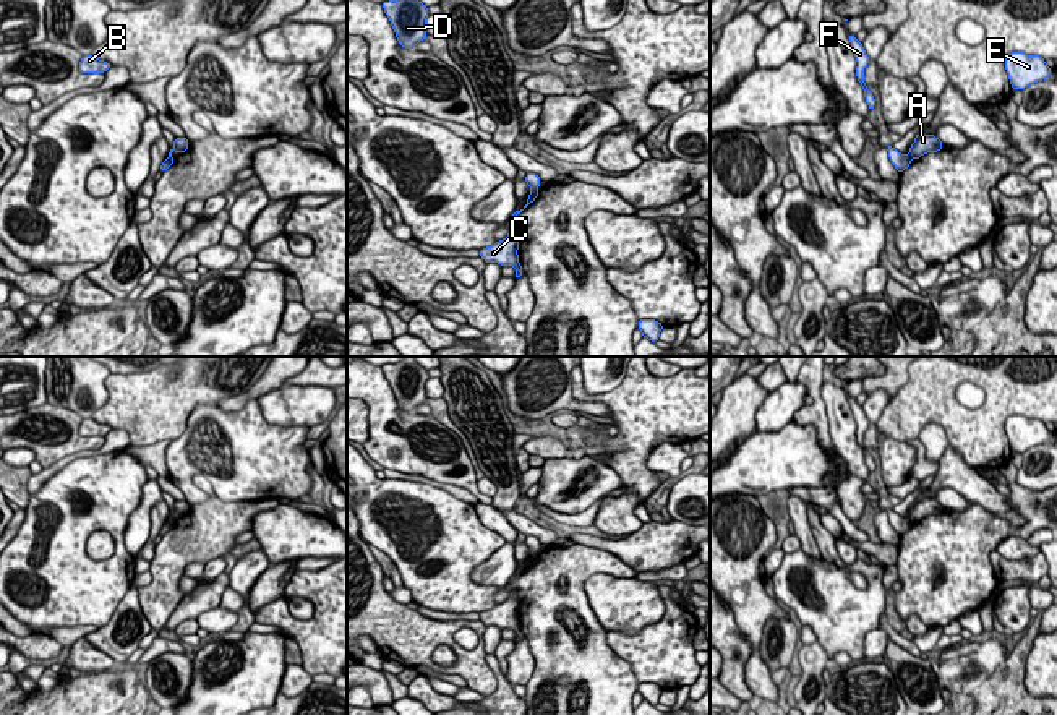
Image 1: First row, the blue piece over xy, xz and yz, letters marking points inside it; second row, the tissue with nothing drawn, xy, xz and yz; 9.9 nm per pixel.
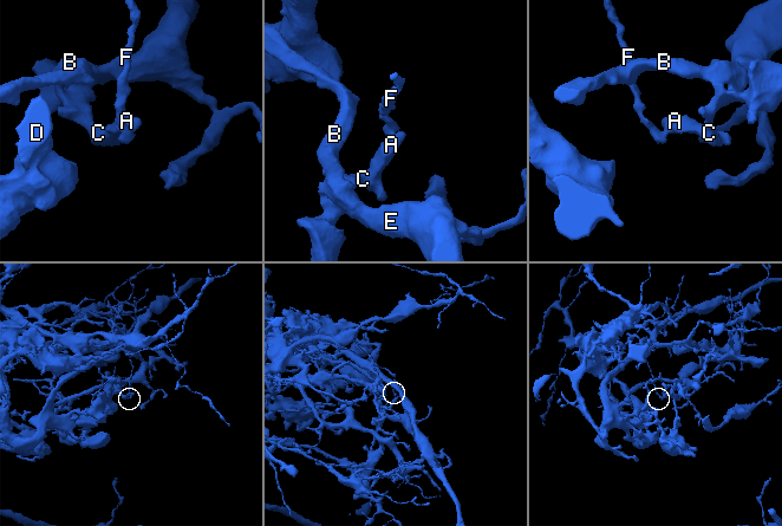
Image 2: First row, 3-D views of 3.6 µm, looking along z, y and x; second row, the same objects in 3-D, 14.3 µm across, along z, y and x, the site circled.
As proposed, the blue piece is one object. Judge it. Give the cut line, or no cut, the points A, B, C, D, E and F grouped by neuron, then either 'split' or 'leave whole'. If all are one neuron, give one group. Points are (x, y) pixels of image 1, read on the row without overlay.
yz (907, 519), (910, 522) | A B C D E / F | split

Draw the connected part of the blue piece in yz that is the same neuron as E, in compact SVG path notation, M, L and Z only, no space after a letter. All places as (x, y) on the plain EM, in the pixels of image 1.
M1010 415L1005 420L1005 433L1008 436L1012 452L1020 454L1029 447L1047 443L1052 435L1042 420L1023 415Z

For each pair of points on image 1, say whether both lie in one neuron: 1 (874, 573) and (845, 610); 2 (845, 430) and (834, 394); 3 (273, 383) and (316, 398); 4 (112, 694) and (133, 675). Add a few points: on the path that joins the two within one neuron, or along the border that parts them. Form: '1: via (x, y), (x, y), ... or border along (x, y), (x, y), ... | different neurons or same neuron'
1: via (874, 582), (855, 605) | same neuron
2: via (842, 422), (837, 402) | same neuron
3: border along (284, 386), (268, 391), (256, 399) | different neurons
4: via (114, 688), (119, 680), (127, 678) | same neuron

